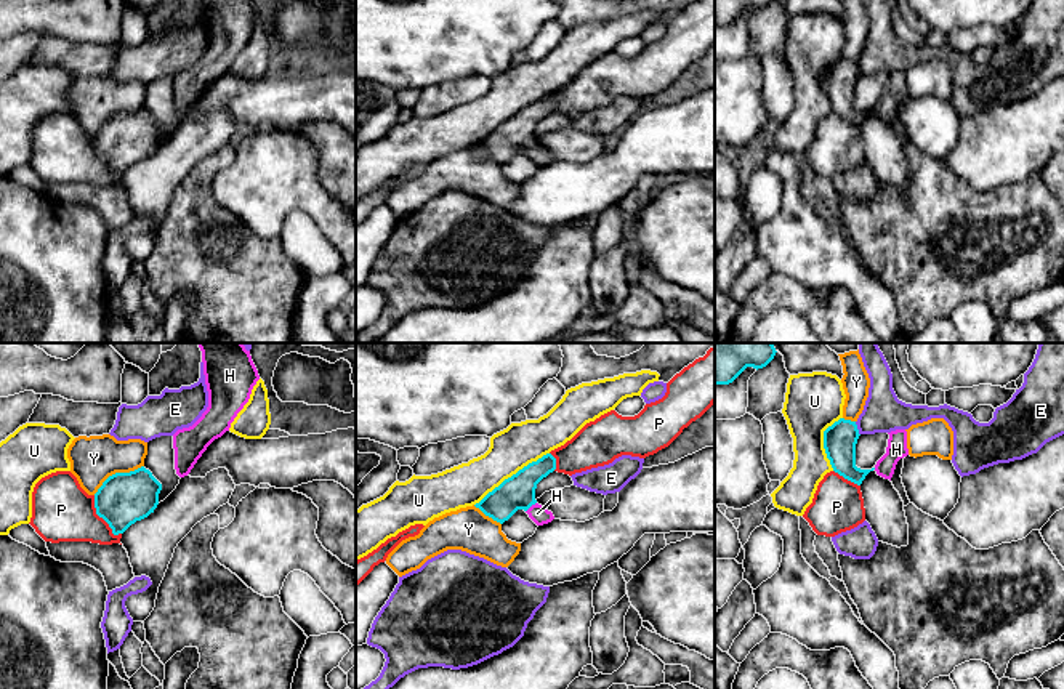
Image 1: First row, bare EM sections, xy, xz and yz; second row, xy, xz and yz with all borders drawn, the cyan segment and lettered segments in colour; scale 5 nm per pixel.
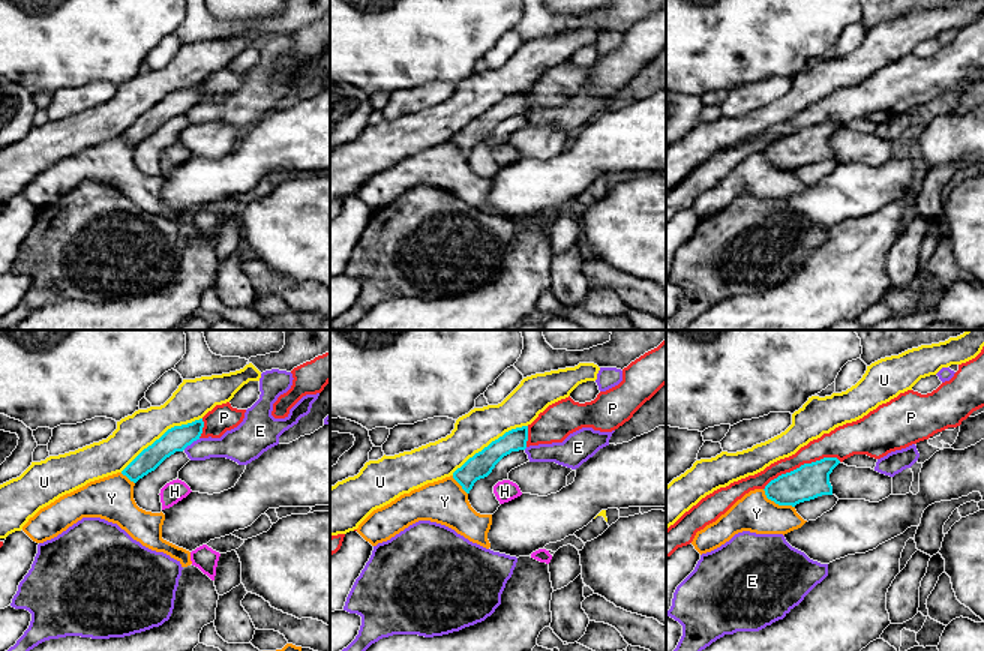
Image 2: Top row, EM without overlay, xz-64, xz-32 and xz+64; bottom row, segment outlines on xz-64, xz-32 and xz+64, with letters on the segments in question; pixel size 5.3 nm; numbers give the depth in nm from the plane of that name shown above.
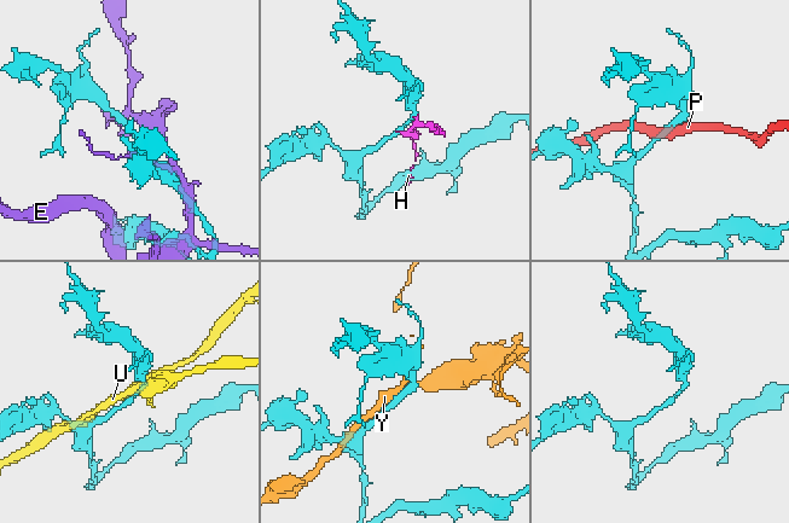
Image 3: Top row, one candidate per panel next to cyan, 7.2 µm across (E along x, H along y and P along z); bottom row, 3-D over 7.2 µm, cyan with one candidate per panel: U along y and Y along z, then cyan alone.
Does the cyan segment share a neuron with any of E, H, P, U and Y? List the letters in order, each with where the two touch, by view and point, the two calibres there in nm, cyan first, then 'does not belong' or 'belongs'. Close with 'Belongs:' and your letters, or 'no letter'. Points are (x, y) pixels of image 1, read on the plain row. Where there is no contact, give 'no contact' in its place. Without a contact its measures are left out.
E: contact yz (856, 69); calibres 170 and 200 nm; does not belong
H: contact xz (531, 146); calibres 180 and 90 nm; belongs
P: contact xy (101, 157); calibres 260 and 300 nm; does not belong
U: contact xz (513, 116); calibres 180 and 220 nm; does not belong
Y: contact xy (117, 114); calibres 260 and 220 nm; does not belong
Belongs: H

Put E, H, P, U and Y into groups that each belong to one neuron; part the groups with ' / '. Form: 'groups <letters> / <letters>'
groups E / H / P / U / Y

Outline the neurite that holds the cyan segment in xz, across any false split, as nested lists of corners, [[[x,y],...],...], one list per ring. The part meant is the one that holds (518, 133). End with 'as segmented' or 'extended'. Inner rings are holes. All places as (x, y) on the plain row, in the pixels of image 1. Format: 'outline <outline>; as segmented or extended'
outline [[[546,95],[505,120],[474,147],[500,165],[508,162],[518,151],[524,151],[537,167],[548,165],[554,157],[537,144],[535,130],[554,111],[556,99]]]; extended

